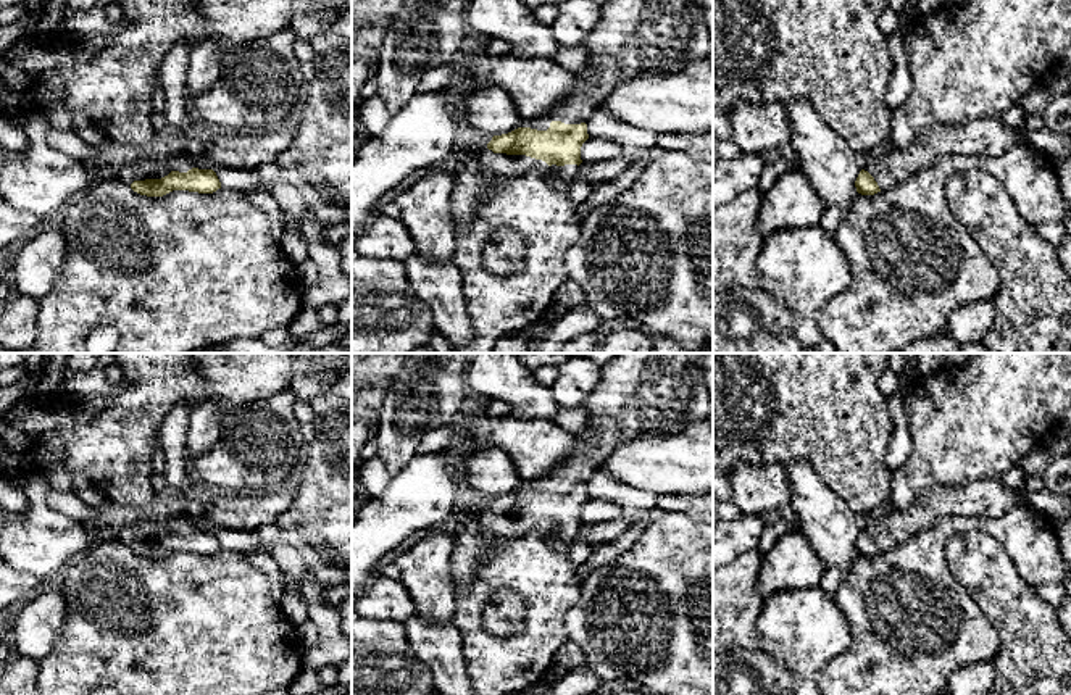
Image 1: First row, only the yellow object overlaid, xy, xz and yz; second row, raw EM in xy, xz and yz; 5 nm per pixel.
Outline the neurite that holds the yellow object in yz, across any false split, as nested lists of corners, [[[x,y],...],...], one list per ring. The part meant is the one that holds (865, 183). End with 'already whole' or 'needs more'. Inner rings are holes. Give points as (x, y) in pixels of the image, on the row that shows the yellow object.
[[[981,118],[961,126],[932,126],[919,132],[908,147],[890,150],[879,160],[868,161],[860,171],[855,187],[861,195],[881,190],[915,176],[948,155],[998,156],[1010,147],[1029,145],[1026,135],[998,118]]]; needs more

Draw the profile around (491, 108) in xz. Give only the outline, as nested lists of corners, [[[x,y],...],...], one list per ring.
[[[500,87],[474,89],[461,95],[460,116],[490,135],[502,135],[518,129],[521,116],[511,97]]]

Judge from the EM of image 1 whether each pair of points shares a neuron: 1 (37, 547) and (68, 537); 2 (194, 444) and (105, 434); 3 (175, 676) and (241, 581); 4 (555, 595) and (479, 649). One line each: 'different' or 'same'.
1: same
2: different
3: same
4: same

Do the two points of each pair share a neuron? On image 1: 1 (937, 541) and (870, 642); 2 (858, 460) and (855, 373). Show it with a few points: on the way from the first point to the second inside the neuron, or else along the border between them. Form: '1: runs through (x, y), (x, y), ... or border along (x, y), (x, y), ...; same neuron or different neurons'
1: runs through (907, 573), (913, 615), (889, 618); same neuron
2: runs through (857, 439), (857, 394); same neuron

